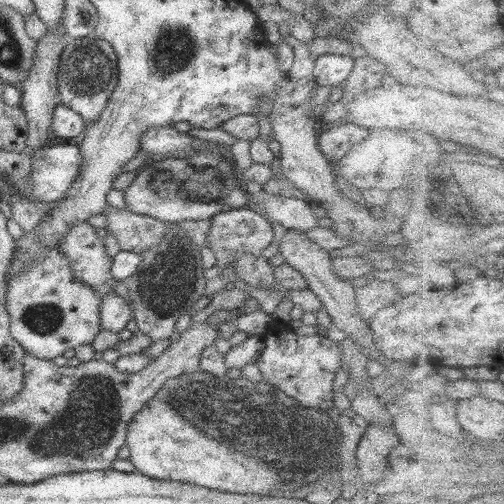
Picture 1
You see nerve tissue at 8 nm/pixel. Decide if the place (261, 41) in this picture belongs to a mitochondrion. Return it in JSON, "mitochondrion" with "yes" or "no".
{"mitochondrion":"no"}

